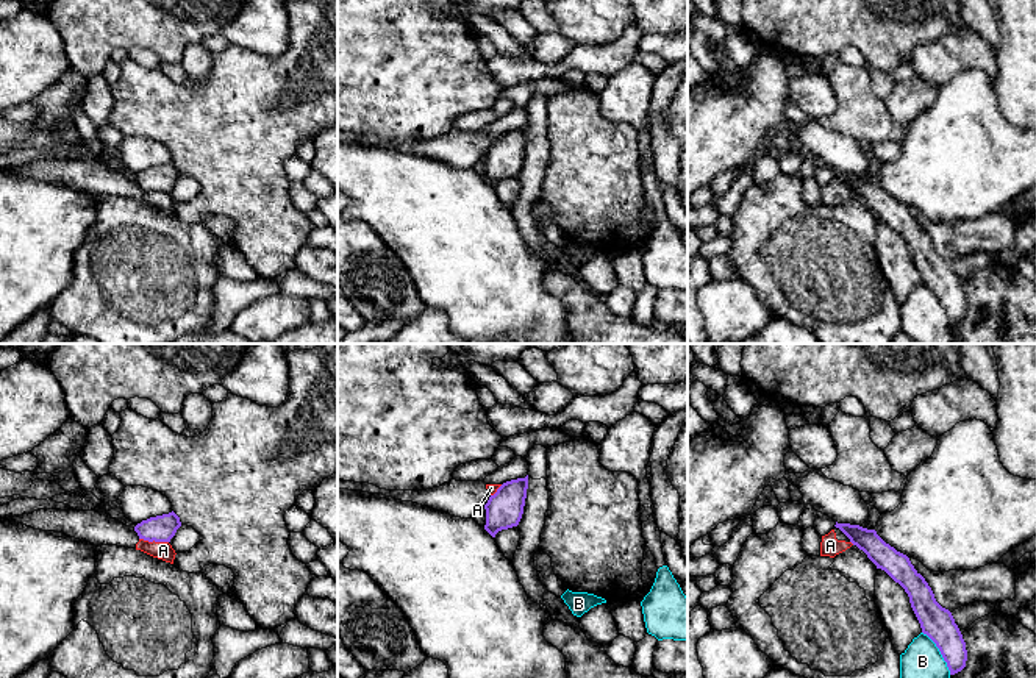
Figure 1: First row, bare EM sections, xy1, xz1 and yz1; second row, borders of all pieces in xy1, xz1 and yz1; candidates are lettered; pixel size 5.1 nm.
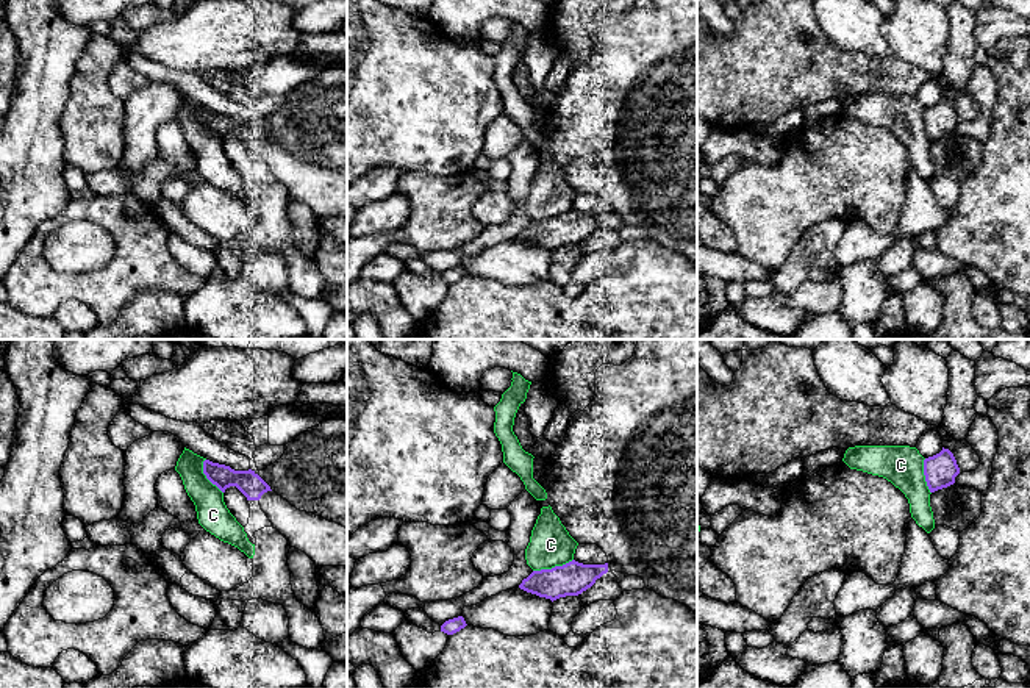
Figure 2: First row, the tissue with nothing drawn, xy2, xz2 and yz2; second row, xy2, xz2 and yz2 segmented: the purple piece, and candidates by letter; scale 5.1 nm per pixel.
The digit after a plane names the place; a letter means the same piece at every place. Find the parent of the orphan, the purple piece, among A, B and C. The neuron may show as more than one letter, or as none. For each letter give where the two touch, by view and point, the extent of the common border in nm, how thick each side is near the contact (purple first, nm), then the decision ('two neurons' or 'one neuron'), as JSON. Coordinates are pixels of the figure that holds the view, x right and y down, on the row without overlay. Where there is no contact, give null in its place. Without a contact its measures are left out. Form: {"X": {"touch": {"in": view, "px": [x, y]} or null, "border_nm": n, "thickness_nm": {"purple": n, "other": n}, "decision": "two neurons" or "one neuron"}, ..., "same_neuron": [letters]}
{"A": {"touch": {"in": "xy1", "px": [153, 189]}, "border_nm": 150, "thickness_nm": {"purple": 140, "other": 100}, "decision": "two neurons"}, "B": {"touch": {"in": "yz1", "px": [941, 303]}, "border_nm": 260, "thickness_nm": {"purple": 170, "other": 240}, "decision": "two neurons"}, "C": {"touch": {"in": "xz2", "px": [552, 218]}, "border_nm": 220, "thickness_nm": {"purple": 170, "other": 220}, "decision": "two neurons"}, "same_neuron": []}

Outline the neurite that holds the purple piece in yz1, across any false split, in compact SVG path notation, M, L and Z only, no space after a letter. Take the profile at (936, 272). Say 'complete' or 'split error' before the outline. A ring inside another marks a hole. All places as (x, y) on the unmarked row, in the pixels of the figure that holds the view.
complete | M838 172L834 177L839 178L853 195L863 200L877 219L884 220L905 239L922 283L936 294L947 312L950 325L961 322L967 311L963 284L952 262L936 252L931 237L914 219L909 208L886 194L875 180Z

